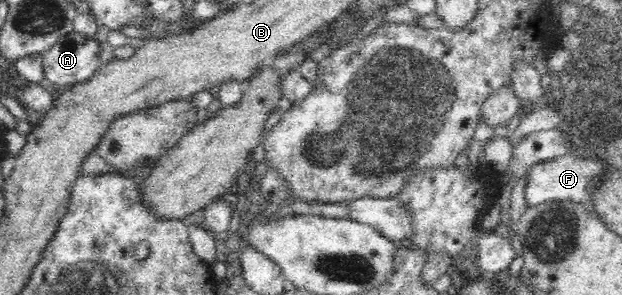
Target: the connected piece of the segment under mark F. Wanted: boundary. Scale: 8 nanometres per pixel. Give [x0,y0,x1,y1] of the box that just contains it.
[525,154,601,207]

